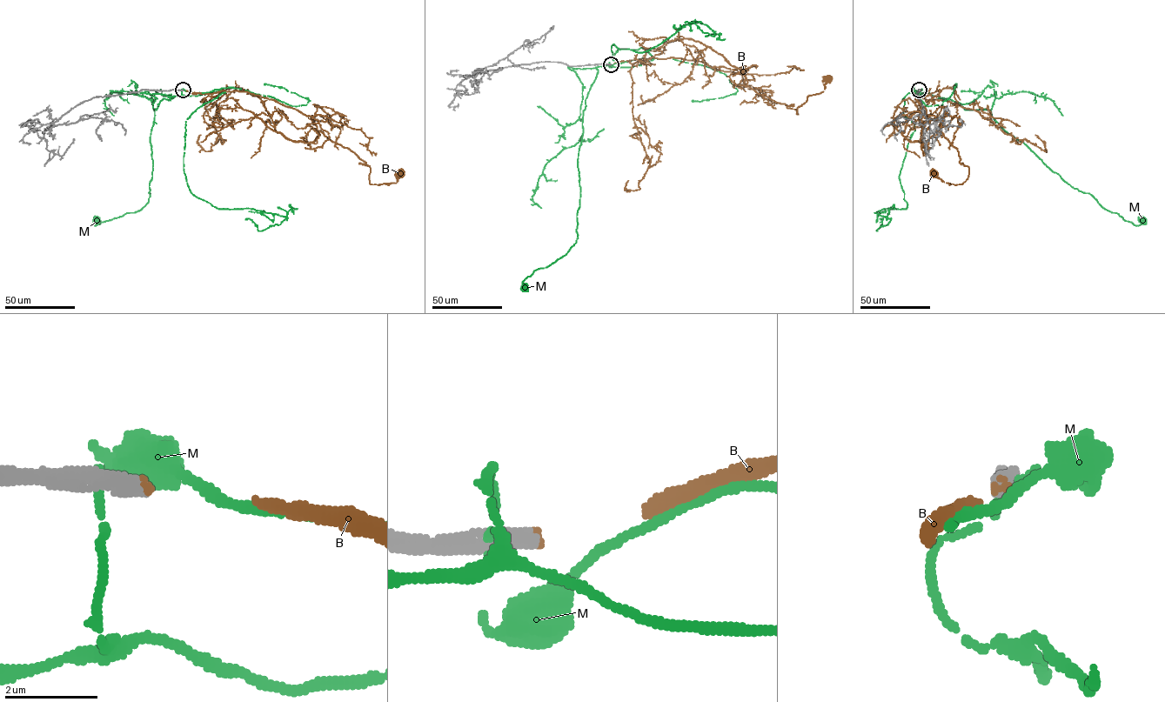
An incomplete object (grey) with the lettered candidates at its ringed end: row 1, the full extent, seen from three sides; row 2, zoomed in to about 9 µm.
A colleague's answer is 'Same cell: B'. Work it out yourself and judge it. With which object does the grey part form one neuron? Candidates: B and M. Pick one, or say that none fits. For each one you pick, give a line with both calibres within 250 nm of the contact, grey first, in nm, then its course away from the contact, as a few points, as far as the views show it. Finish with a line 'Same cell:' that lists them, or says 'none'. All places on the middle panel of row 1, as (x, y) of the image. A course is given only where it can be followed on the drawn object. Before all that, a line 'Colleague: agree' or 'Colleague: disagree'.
Colleague: agree
B: calibres 420 and 110 nm; course (610, 64), (679, 57), (751, 74), (754, 80), (739, 87), (746, 79), (798, 114), (829, 78)
Same cell: B

